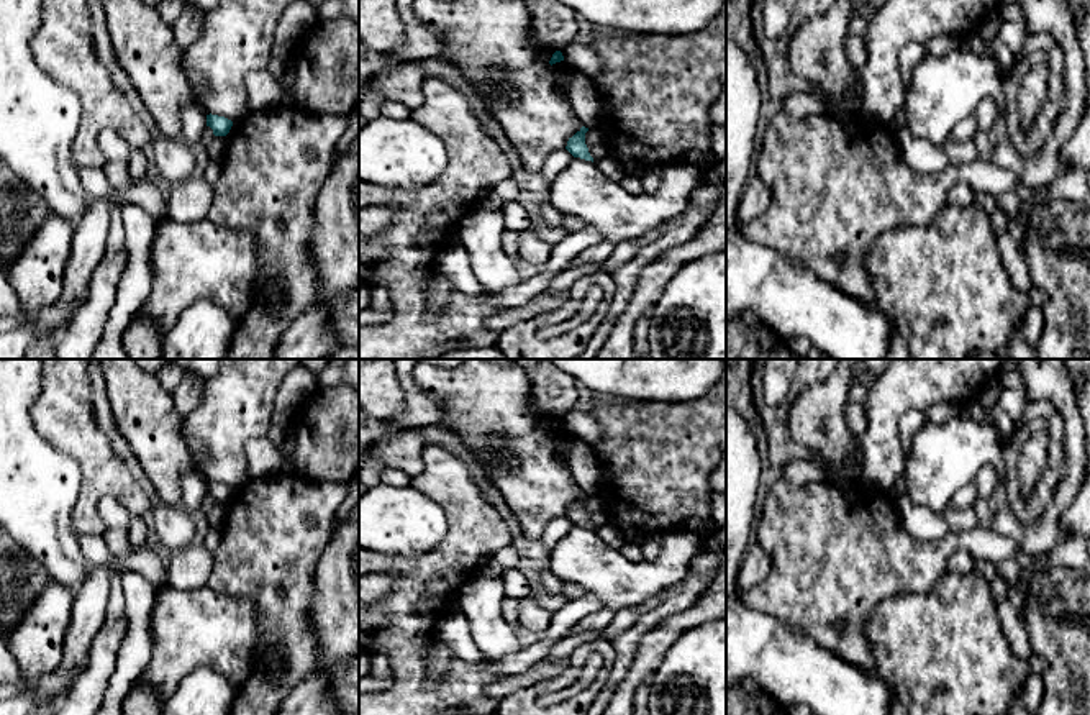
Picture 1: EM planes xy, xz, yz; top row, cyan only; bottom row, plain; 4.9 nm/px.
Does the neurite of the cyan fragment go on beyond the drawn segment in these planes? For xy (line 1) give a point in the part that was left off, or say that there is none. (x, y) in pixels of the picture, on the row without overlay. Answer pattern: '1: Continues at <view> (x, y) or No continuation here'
1: No continuation here

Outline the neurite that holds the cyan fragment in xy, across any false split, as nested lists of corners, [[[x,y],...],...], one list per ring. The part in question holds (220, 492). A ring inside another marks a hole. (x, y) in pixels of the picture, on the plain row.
[[[210,480],[207,482],[207,494],[213,497],[215,503],[226,503],[233,494],[233,489],[225,484]]]

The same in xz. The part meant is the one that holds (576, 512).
[[[582,494],[572,505],[569,505],[565,517],[574,525],[580,525],[580,526],[593,530],[593,525],[590,523],[588,515],[585,512],[585,500],[587,499],[588,499],[588,495]]]

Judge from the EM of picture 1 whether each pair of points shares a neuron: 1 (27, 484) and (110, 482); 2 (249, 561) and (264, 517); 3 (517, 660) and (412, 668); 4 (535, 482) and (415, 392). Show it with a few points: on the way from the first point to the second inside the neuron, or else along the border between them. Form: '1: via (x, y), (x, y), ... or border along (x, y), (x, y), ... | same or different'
1: border along (58, 450), (81, 473), (71, 520) | different
2: via (261, 550), (264, 546), (264, 528) | same
3: border along (454, 656), (469, 663), (479, 663), (504, 676) | different
4: border along (417, 382), (443, 405), (443, 415), (438, 423) | different

